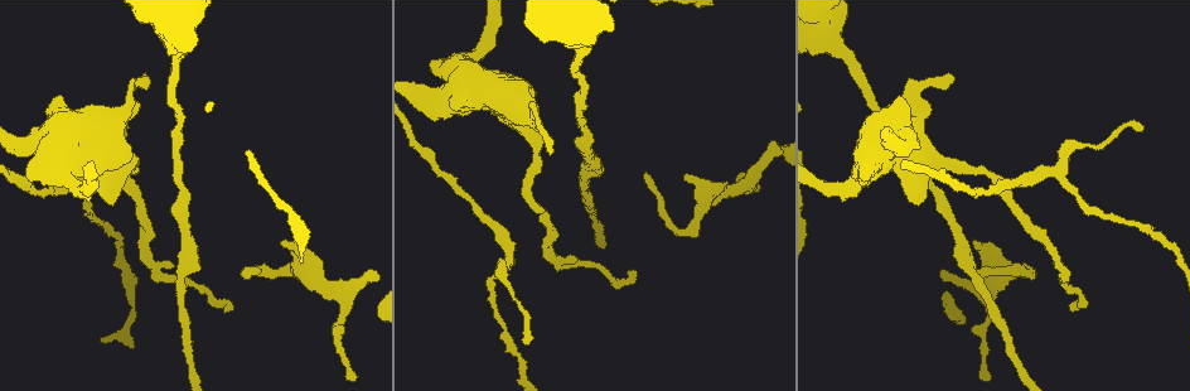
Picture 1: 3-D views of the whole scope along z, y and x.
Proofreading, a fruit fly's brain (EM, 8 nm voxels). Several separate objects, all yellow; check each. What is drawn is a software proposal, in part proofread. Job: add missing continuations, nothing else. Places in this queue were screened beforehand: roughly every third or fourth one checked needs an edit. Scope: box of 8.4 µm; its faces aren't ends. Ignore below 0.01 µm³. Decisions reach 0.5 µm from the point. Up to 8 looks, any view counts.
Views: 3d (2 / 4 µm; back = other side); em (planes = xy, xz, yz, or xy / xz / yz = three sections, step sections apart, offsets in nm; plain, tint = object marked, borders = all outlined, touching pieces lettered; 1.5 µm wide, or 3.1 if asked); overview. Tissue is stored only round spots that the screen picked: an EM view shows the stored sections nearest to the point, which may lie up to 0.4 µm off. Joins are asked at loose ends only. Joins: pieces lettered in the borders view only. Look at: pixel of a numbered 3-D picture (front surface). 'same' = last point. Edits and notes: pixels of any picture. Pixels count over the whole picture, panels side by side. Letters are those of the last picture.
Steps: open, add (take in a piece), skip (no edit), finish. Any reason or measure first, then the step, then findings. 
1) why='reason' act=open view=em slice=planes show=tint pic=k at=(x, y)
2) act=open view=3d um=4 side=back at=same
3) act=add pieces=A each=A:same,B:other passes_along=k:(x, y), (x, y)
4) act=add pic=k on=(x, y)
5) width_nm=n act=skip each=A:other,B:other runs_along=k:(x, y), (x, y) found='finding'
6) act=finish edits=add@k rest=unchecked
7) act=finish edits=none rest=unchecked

why='thin end' act=open view=em slice=yz step=8 show=borders pic=1 at=(525, 343)

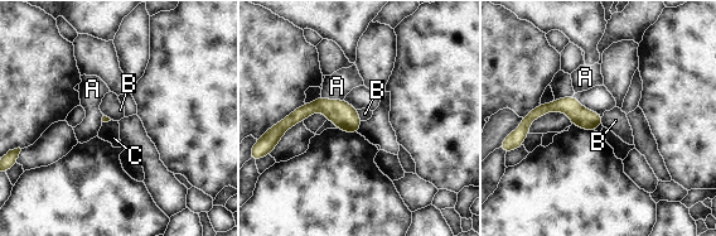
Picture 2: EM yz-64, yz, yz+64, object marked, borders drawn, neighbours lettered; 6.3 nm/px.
act=skip each=A:other,B:other,C:other found='none of them fits'

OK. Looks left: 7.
why='branch stops here' act=open view=3d um=4 pic=1 at=(918, 205)

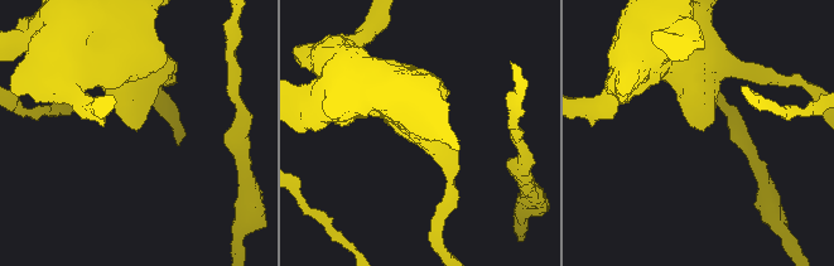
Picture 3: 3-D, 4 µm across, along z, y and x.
why='shape alone is not enough' act=open view=em slice=planes show=tint pic=3 at=(135, 128)

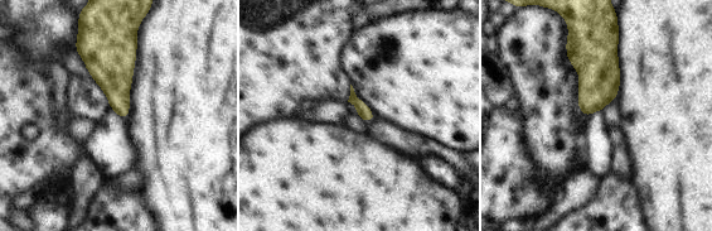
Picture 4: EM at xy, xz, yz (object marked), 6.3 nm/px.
why='what lies round it' act=open view=em slice=planes show=borders at=same

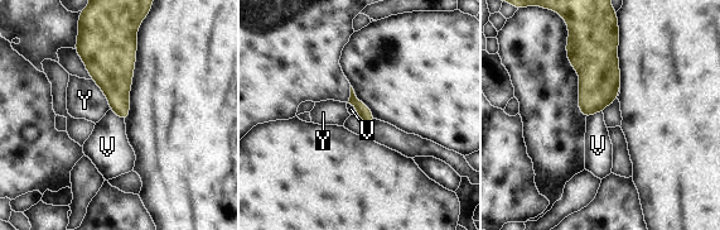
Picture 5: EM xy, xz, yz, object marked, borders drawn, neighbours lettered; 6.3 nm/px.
act=skip each=V:other,Y:other found='no lettered piece goes on from it'

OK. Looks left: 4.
why='free end' act=open view=3d um=4 pic=1 at=(369, 271)

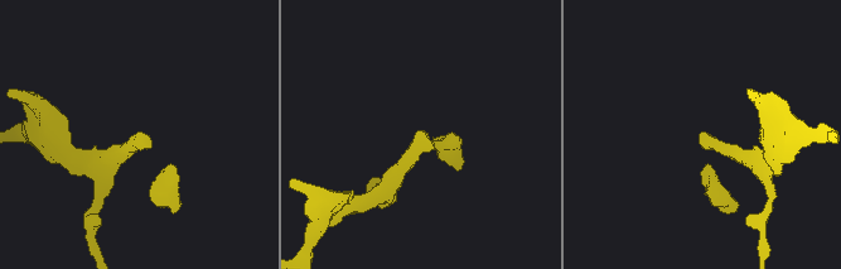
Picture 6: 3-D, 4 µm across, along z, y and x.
act=open view=em slice=xy step=4 show=plain pic=6 at=(702, 131)

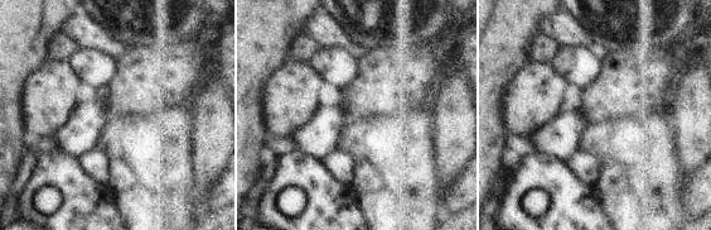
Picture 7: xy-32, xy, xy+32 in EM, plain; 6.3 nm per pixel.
act=open view=em slice=xy step=4 show=borders at=same

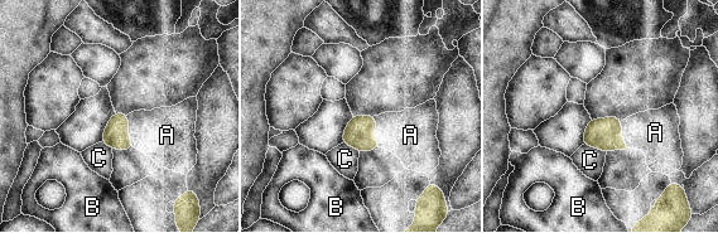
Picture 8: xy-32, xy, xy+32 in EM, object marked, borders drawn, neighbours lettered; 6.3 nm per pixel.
act=add pieces=A each=A:same,B:other,C:other passes_along=8:(116, 132), (128, 131), (167, 135) found='the neuron continues'

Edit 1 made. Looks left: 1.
act=finish edits=add@8 rest=unchecked

